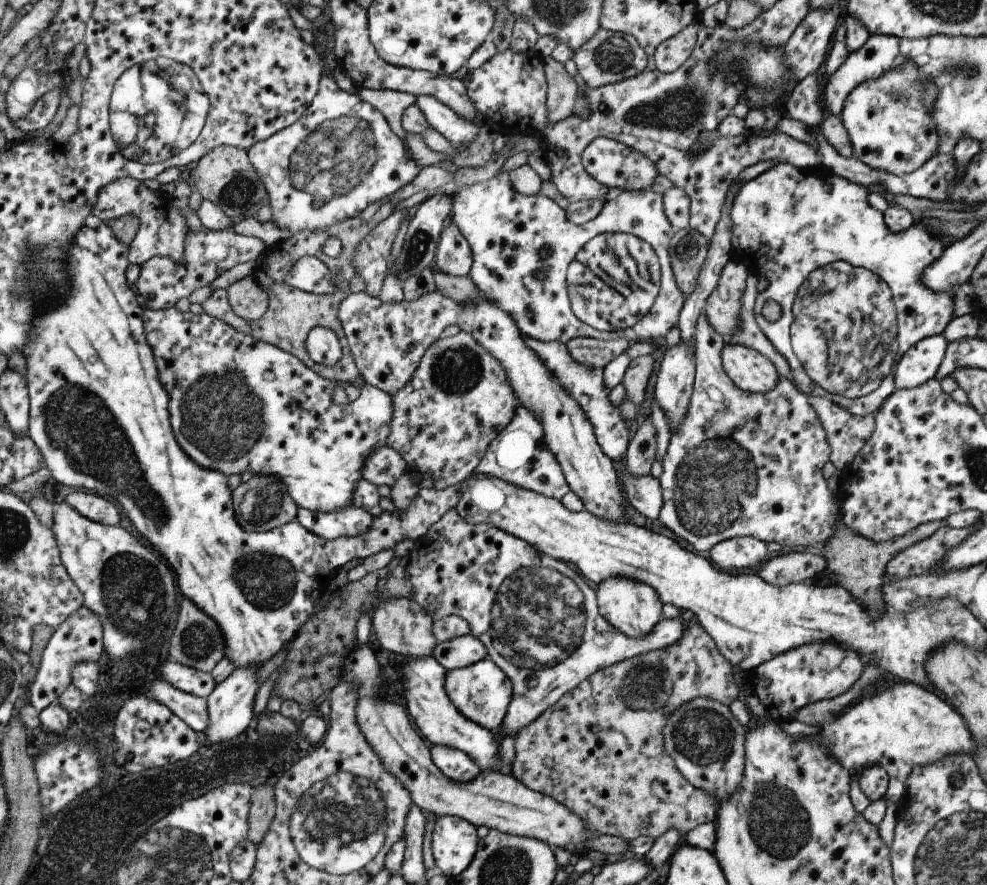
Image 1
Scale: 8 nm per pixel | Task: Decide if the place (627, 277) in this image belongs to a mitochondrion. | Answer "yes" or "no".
yes

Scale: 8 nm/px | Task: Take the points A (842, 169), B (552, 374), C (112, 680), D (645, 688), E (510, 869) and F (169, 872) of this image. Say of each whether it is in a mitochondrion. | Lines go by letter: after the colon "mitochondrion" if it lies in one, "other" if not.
A: other
B: other
C: other
D: mitochondrion
E: mitochondrion
F: mitochondrion

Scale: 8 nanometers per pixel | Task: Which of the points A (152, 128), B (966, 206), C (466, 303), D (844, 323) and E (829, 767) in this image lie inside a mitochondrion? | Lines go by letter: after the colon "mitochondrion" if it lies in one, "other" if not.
A: mitochondrion
B: other
C: other
D: mitochondrion
E: other

